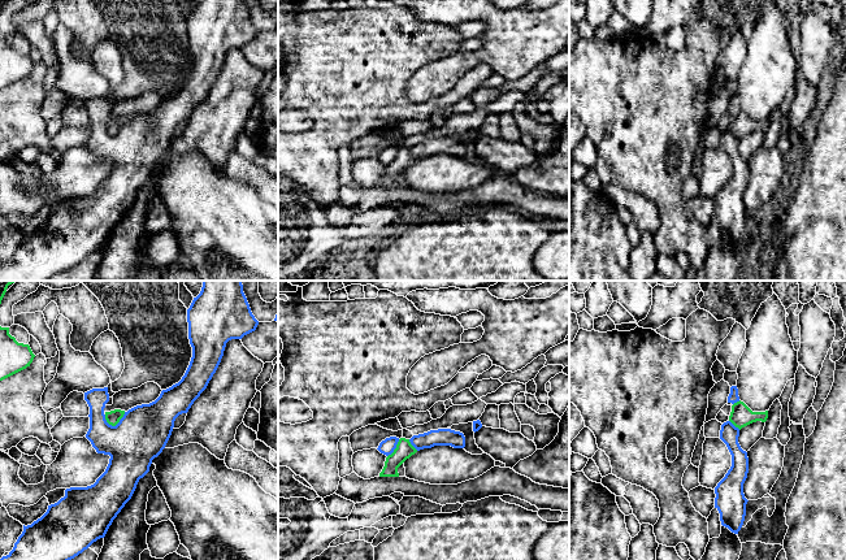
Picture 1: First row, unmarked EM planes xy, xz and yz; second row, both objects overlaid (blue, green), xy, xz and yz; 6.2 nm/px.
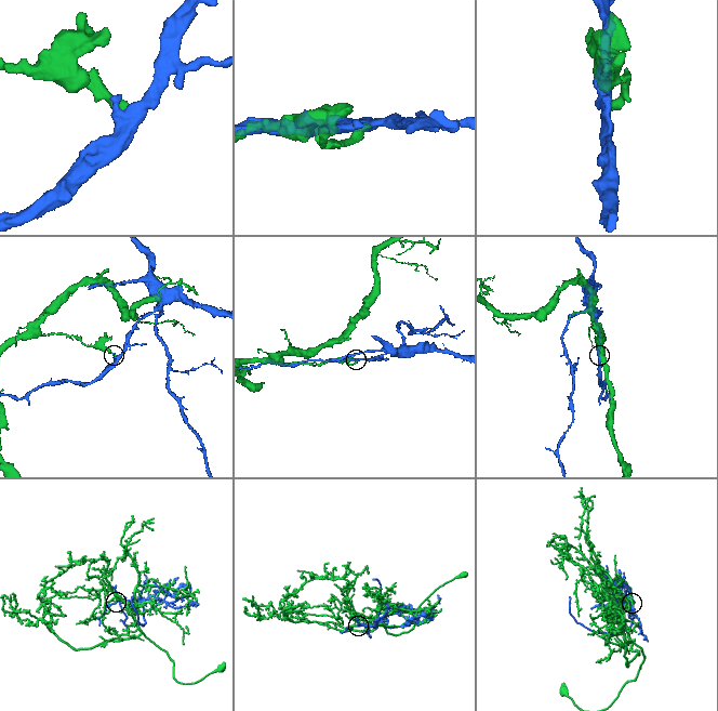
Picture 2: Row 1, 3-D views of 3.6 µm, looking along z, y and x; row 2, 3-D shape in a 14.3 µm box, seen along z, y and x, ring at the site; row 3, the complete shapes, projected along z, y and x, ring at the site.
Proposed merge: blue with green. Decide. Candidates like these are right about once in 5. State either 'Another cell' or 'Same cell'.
Another cell

